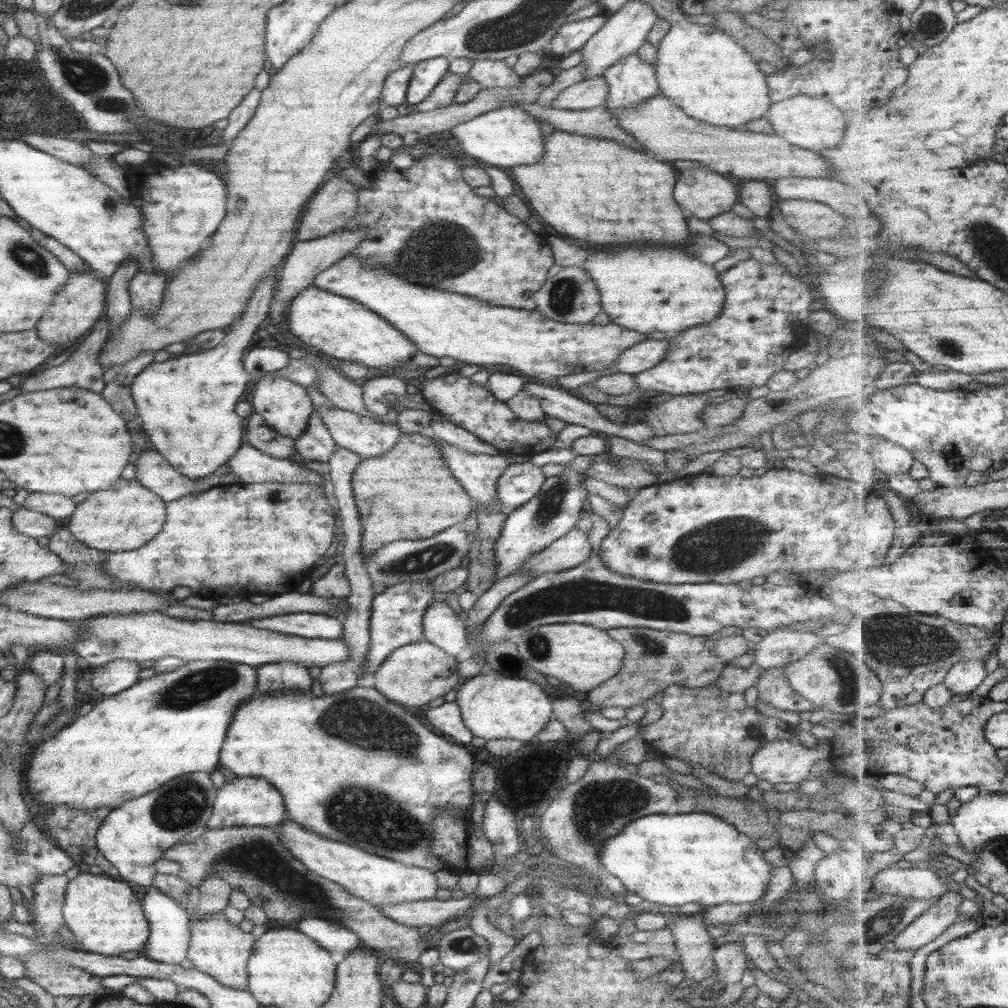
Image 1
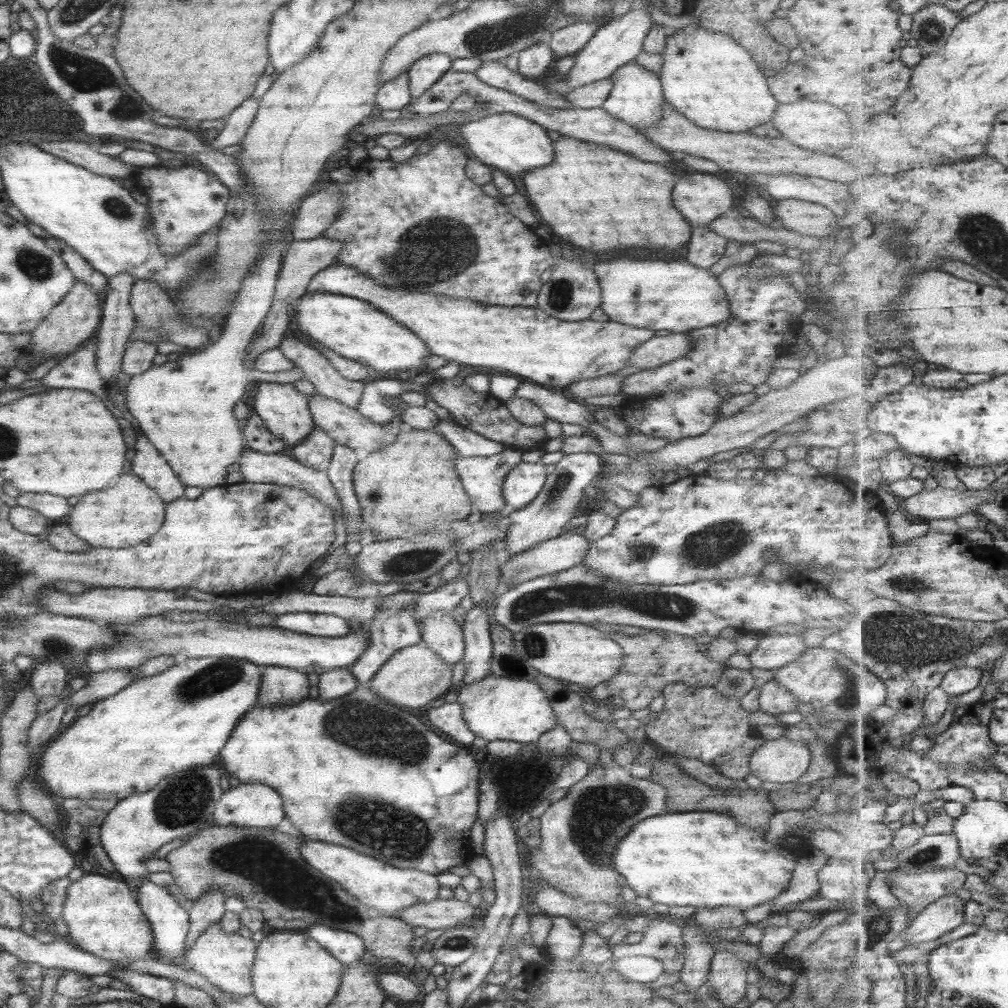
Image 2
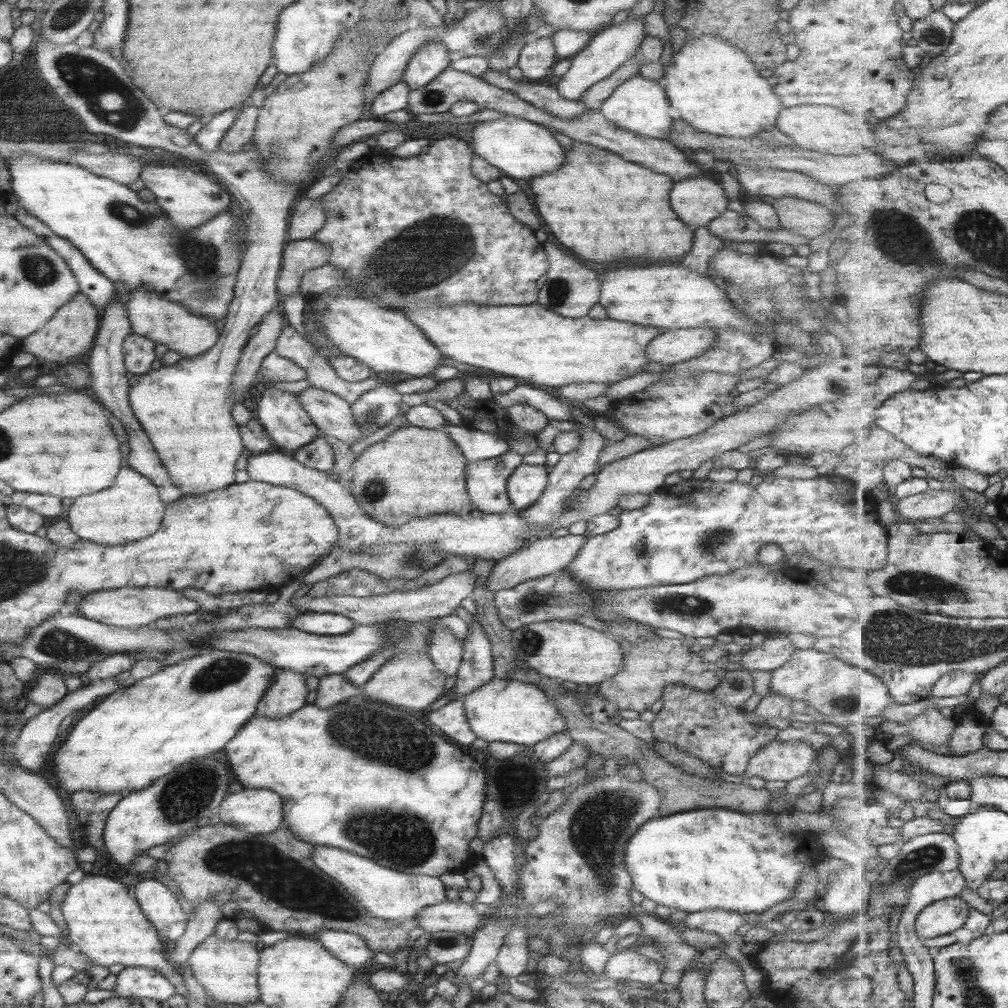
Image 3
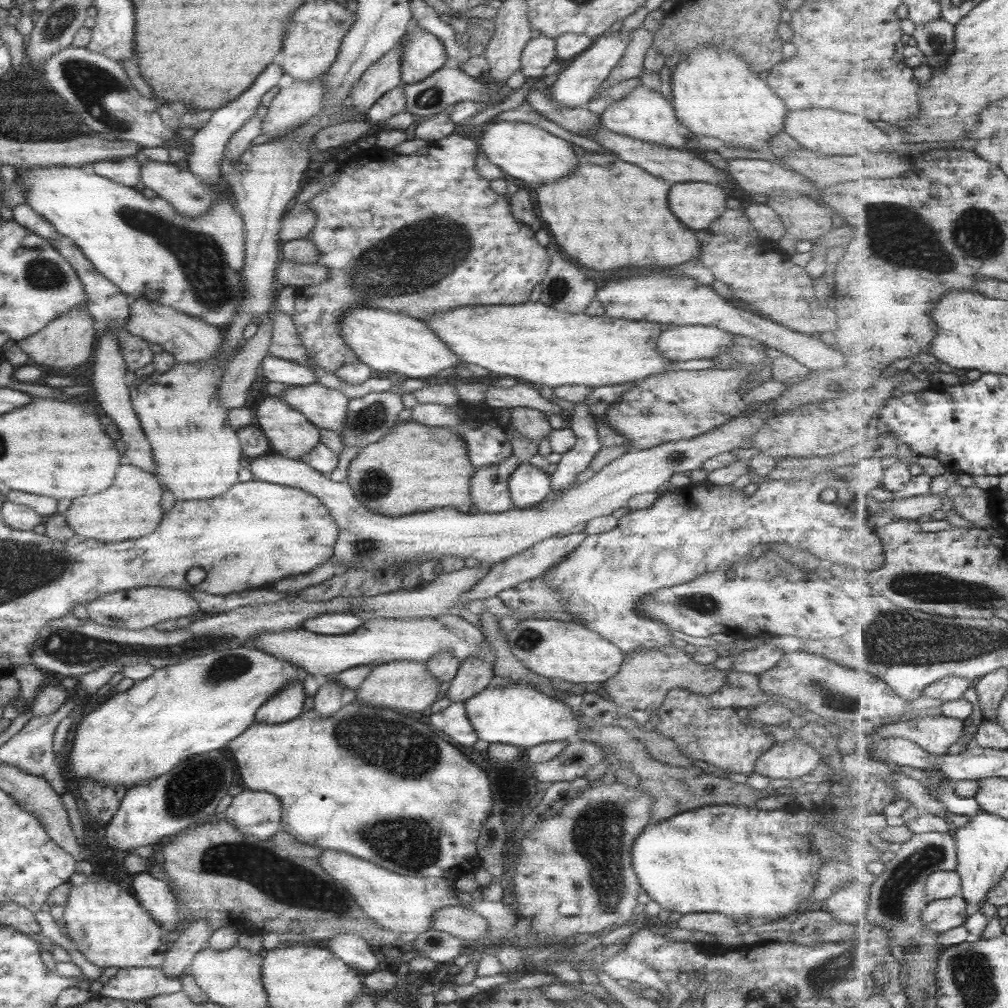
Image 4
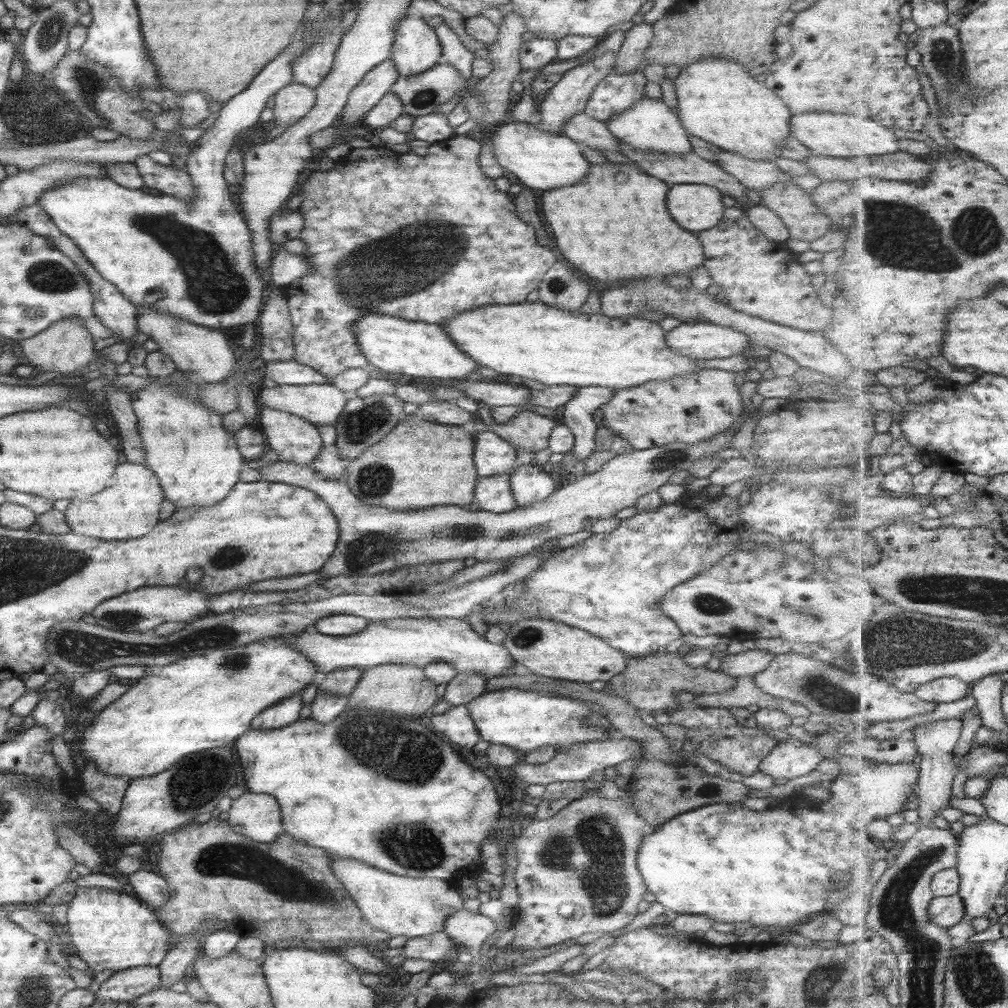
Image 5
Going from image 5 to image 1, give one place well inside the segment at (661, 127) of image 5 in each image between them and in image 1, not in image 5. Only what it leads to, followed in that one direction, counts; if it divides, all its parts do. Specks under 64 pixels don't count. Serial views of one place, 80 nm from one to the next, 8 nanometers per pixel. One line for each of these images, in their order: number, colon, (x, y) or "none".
1: (630, 81)
2: (635, 98)
3: (638, 105)
4: (645, 115)

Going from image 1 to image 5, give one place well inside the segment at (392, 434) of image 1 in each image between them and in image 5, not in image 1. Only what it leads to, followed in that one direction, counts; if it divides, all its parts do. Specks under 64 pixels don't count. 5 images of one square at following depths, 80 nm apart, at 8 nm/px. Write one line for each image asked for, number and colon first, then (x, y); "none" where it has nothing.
2: (345, 426)
3: (331, 415)
4: (324, 407)
5: (320, 404)

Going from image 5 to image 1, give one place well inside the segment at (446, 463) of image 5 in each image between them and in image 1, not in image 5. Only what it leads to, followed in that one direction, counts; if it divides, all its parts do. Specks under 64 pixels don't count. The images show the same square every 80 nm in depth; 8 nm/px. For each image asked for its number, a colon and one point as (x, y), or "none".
1: (407, 493)
2: (410, 482)
3: (423, 472)
4: (425, 467)

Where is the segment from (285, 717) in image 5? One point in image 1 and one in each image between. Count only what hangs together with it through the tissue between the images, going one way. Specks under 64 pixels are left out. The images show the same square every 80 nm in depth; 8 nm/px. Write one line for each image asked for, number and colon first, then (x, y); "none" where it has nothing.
1: (280, 676)
2: (279, 686)
3: (286, 694)
4: (285, 705)

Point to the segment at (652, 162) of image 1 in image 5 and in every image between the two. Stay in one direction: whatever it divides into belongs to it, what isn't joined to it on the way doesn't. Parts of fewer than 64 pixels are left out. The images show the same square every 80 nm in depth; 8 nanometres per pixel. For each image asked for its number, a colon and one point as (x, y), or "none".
2: (601, 200)
3: (602, 208)
4: (592, 214)
5: (614, 227)

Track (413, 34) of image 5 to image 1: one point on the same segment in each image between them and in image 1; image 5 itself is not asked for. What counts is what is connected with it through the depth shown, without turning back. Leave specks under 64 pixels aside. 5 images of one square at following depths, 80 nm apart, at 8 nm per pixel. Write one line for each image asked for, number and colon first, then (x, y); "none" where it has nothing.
1: (424, 76)
2: (423, 73)
3: (430, 59)
4: (421, 54)

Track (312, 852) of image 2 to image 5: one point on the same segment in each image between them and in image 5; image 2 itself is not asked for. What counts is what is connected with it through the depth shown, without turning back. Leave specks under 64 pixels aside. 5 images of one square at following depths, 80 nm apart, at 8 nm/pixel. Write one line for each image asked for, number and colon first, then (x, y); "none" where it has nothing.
3: (389, 895)
4: (397, 903)
5: (395, 905)

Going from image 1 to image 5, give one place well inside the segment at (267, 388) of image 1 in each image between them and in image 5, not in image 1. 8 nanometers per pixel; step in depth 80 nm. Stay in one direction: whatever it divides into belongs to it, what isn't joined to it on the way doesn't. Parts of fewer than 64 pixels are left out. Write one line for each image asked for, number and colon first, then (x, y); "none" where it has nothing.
2: (283, 410)
3: (286, 424)
4: (290, 435)
5: (292, 439)

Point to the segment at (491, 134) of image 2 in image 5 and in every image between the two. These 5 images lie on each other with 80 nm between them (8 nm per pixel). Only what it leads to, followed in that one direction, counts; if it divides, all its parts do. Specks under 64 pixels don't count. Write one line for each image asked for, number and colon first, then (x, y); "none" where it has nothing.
3: (520, 149)
4: (523, 151)
5: (541, 162)

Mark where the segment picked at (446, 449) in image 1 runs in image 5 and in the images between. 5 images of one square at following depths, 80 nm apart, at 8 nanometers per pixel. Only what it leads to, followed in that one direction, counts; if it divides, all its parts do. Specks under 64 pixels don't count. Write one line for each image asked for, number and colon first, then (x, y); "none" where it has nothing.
2: (481, 478)
3: (485, 480)
4: (488, 492)
5: (492, 494)

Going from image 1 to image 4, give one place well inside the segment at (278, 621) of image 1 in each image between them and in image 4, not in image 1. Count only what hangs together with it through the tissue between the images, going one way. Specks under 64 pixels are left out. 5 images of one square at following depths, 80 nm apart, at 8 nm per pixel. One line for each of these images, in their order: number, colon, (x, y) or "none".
2: (322, 625)
3: (311, 622)
4: (328, 624)

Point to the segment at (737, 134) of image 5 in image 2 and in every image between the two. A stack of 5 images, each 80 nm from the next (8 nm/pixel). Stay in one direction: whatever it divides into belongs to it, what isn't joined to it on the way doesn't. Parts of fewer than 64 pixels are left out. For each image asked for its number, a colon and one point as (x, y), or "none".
2: (708, 78)
3: (714, 88)
4: (713, 93)

